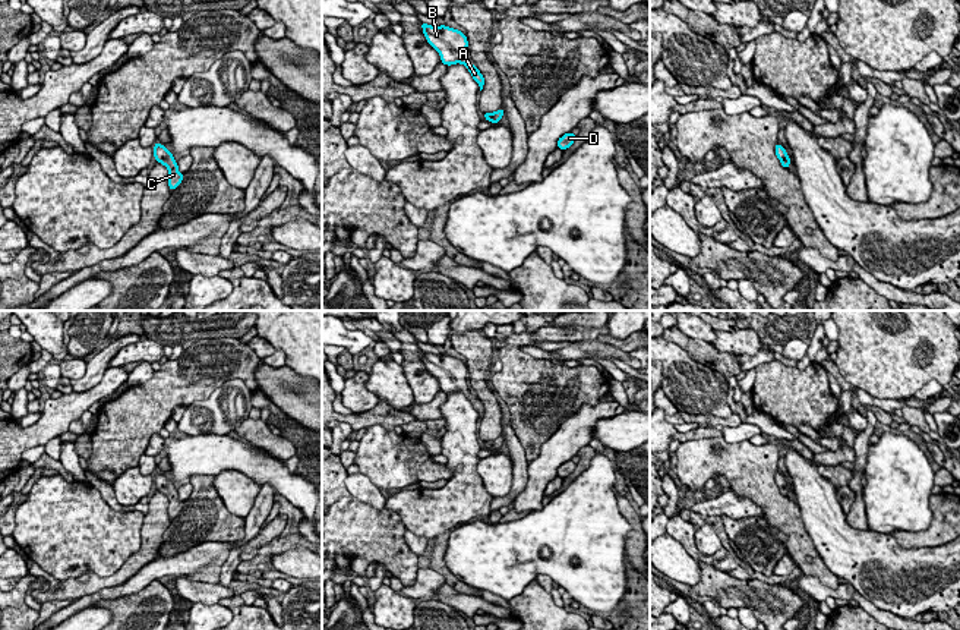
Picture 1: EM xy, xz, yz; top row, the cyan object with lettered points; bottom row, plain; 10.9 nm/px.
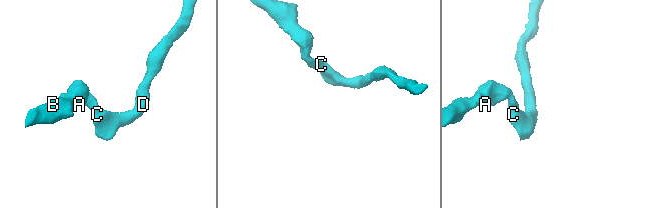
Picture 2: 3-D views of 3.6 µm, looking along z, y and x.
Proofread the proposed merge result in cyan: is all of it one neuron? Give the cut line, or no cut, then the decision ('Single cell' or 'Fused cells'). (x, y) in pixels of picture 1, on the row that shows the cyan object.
No split. Single cell

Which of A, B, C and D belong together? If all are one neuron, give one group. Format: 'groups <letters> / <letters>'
groups A B C D

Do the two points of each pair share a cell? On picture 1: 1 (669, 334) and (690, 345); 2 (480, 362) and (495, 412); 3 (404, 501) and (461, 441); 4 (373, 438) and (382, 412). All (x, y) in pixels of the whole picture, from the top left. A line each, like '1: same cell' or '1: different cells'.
1: same cell
2: same cell
3: same cell
4: different cells

